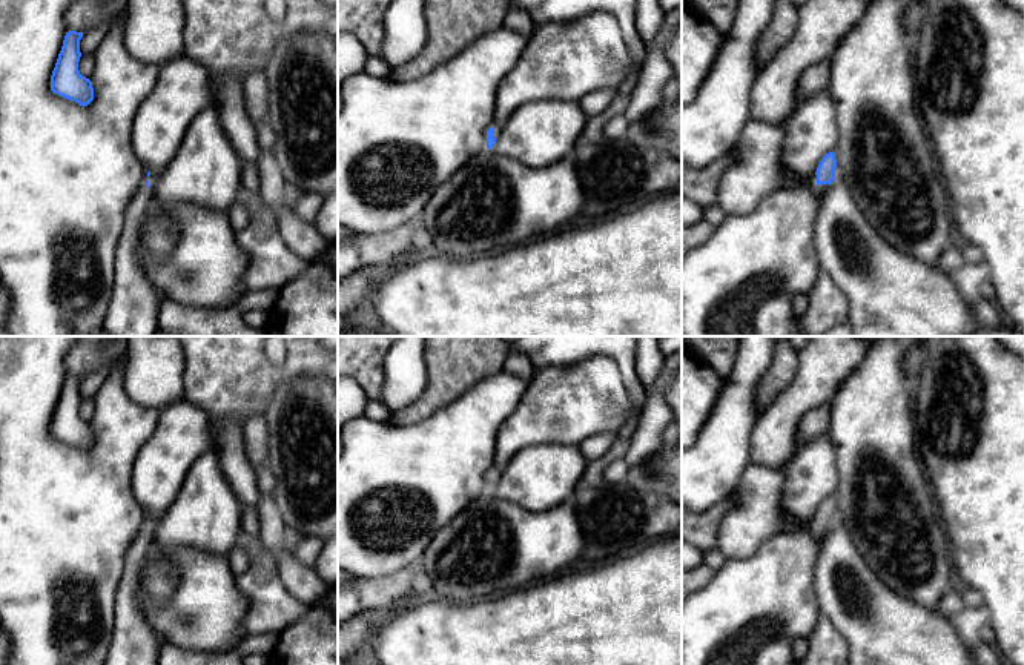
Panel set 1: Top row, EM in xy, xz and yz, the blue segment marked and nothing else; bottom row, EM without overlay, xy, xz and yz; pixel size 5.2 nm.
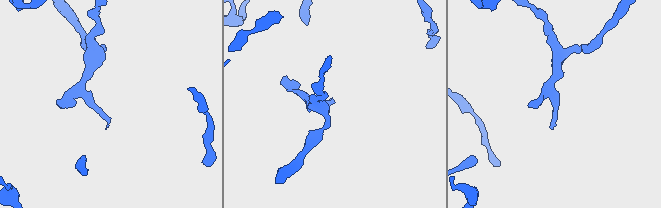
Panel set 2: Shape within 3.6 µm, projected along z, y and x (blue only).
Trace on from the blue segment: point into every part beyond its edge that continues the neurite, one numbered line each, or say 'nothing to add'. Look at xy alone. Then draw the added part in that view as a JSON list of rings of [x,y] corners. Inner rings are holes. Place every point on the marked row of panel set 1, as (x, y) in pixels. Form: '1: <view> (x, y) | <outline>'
1: xy (134, 304) | [[[144,167],[140,190],[130,201],[115,250],[112,296],[103,327],[112,336],[155,336],[158,309],[166,295],[144,273],[137,255],[138,235],[157,184],[157,175]]]

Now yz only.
1: yz (819, 191) | [[[814,174],[812,178],[811,178],[811,190],[820,206],[821,200],[823,200],[823,195],[826,192],[826,189],[829,187],[829,184],[818,184],[817,183],[817,175]]]

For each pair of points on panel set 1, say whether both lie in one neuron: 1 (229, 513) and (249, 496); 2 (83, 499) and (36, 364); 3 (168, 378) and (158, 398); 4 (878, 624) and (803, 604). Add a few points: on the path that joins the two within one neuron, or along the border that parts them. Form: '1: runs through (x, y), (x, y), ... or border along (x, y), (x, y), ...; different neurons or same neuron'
1: border along (221, 472), (243, 504); different neurons
2: runs through (49, 466), (36, 452), (36, 398); same neuron
3: runs through (163, 383), (158, 387), (158, 393); same neuron
4: border along (812, 572), (812, 588), (820, 613); different neurons

